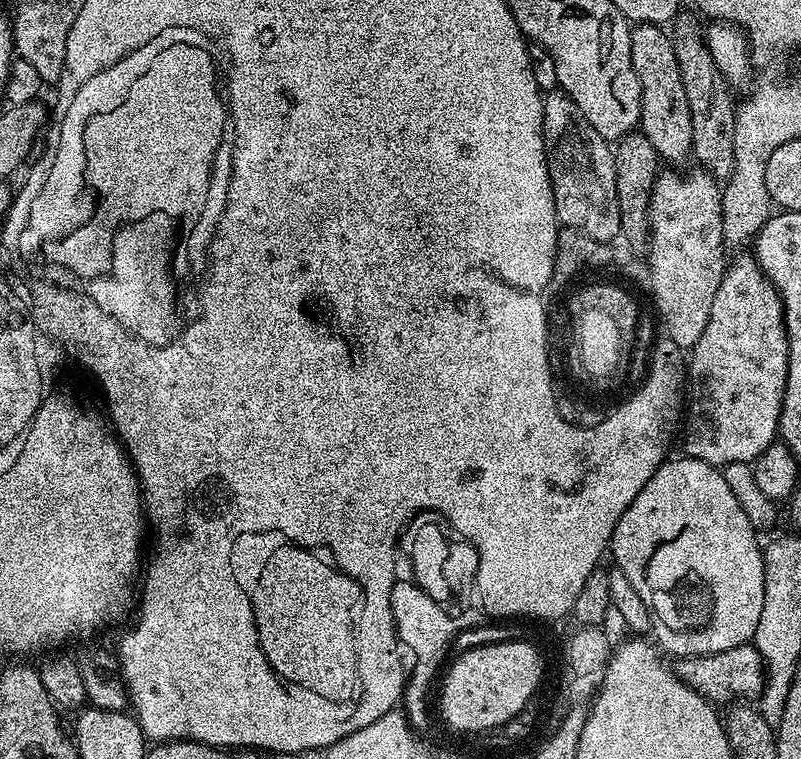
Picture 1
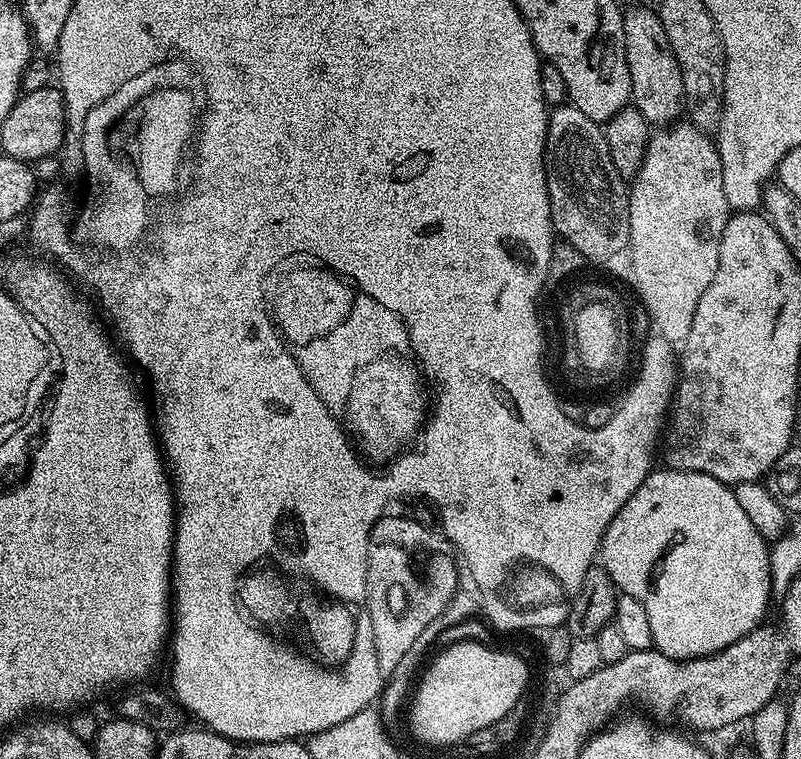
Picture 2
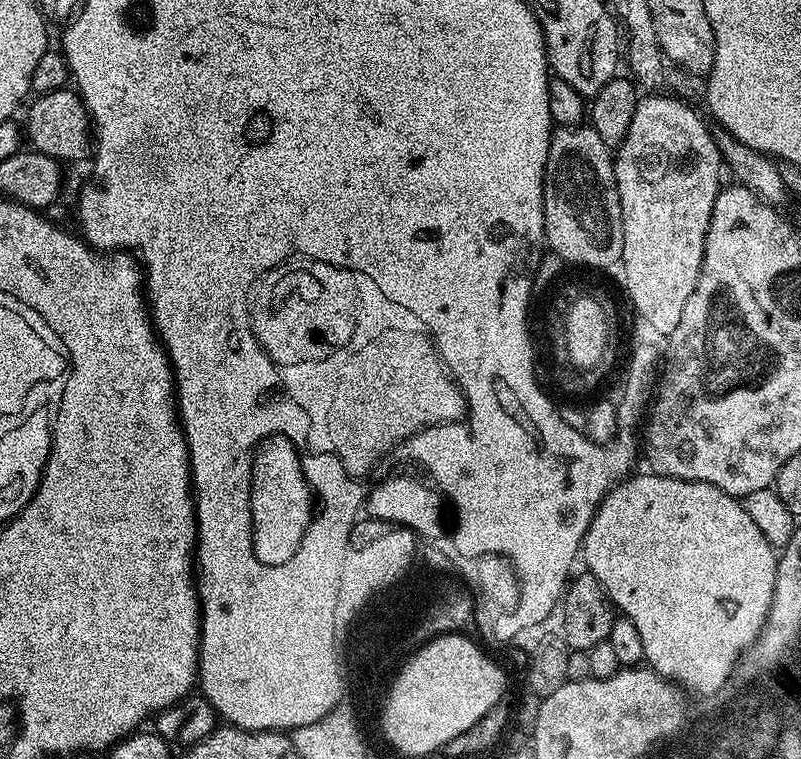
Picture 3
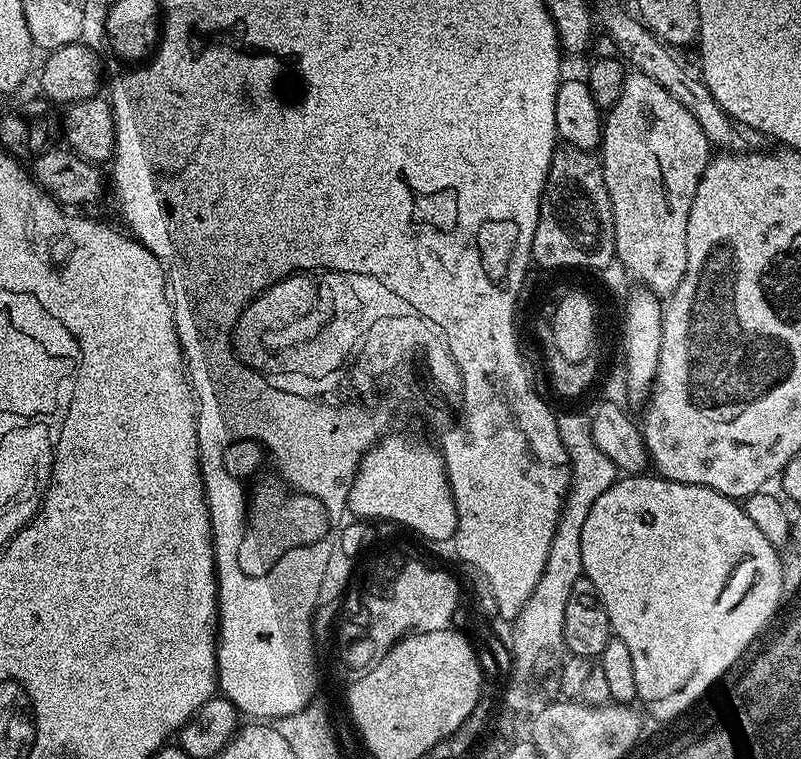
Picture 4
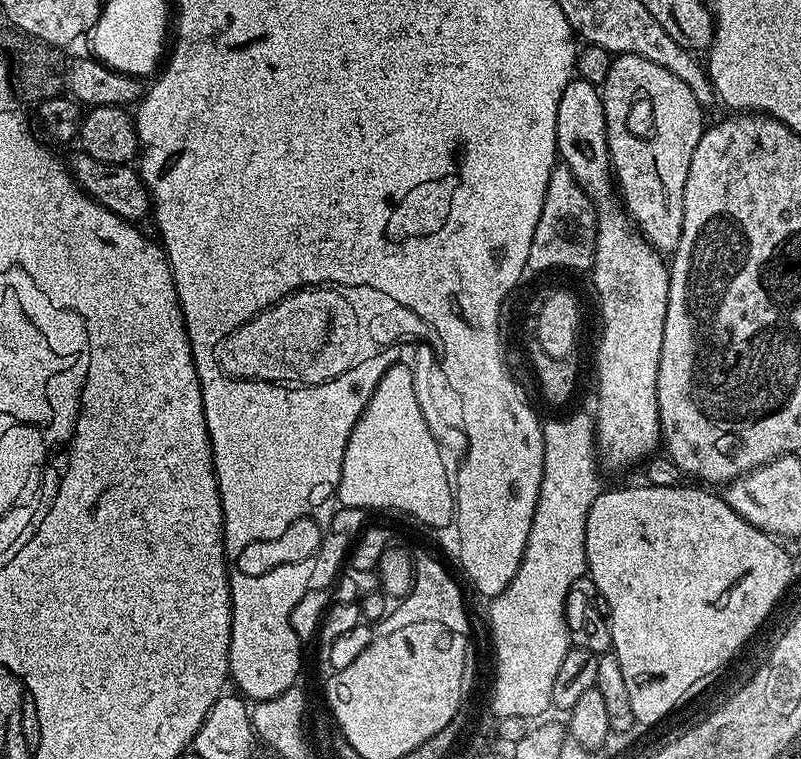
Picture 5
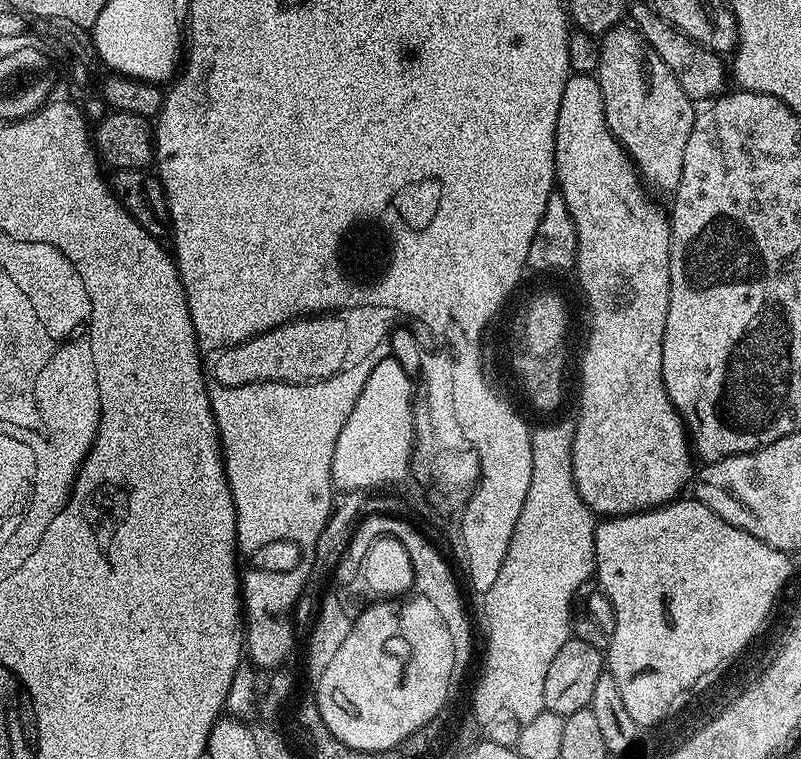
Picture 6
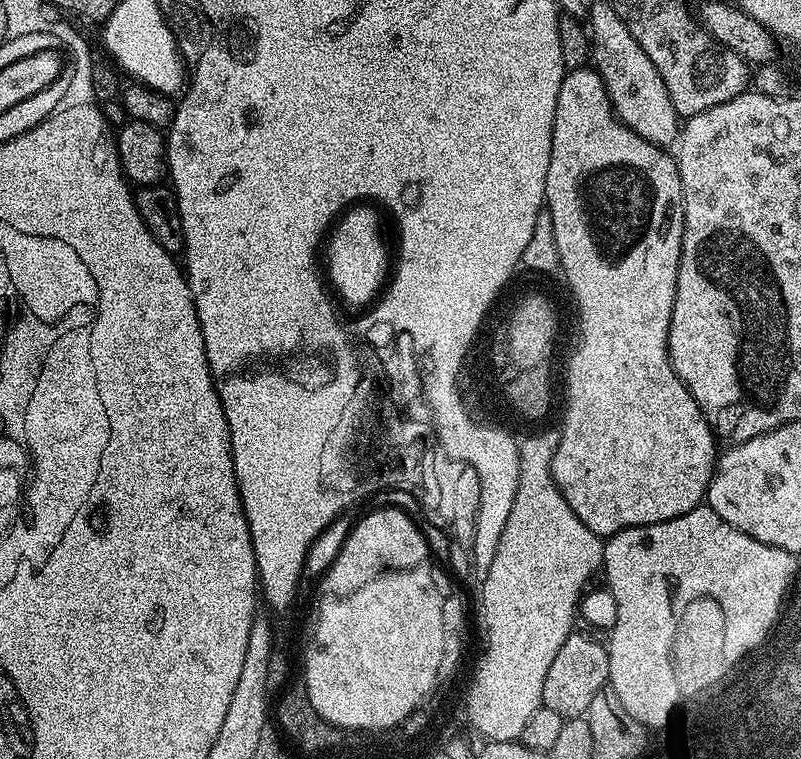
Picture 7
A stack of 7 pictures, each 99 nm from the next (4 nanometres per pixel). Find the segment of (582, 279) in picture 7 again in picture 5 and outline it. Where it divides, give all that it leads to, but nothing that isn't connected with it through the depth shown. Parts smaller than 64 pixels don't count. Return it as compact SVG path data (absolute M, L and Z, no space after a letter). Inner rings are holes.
M579 78L569 80L566 90L562 90L562 98L558 102L558 118L556 119L556 151L563 167L574 174L574 178L582 186L582 190L592 199L596 207L596 253L592 261L590 271L591 287L596 287L596 296L600 299L600 320L604 323L604 329L600 332L600 345L596 348L596 408L594 407L594 419L596 422L596 451L603 467L624 468L627 464L639 465L648 459L661 447L662 437L660 434L660 415L658 414L658 398L656 397L656 383L658 382L658 366L662 363L664 351L662 350L662 334L666 322L666 306L668 305L668 270L669 265L665 257L653 248L649 240L642 233L636 231L627 212L624 211L623 203L618 195L618 189L614 183L614 172L610 167L608 158L608 135L604 129L604 101L597 85L586 82Z

